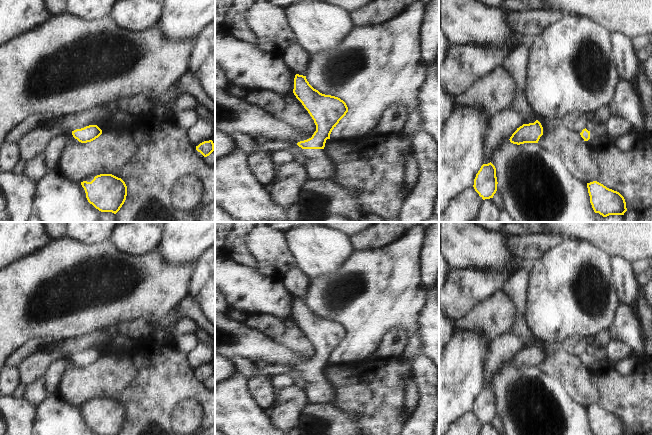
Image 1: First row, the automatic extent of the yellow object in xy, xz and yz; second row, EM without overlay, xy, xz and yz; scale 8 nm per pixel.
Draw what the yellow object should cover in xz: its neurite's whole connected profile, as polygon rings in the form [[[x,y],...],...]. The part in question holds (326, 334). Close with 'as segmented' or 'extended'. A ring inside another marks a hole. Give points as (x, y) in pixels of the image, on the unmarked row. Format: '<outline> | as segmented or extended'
[[[295,299],[293,317],[316,349],[316,355],[311,362],[294,367],[302,372],[307,382],[304,389],[306,398],[310,403],[332,403],[336,393],[324,371],[332,354],[348,336],[348,331],[340,322],[314,313],[303,299]]] | extended

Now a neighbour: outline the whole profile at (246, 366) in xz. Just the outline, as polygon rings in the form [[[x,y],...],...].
[[[237,356],[234,357],[233,360],[237,365],[239,372],[244,375],[250,377],[256,373],[261,373],[261,370],[257,367],[256,363],[247,357]]]

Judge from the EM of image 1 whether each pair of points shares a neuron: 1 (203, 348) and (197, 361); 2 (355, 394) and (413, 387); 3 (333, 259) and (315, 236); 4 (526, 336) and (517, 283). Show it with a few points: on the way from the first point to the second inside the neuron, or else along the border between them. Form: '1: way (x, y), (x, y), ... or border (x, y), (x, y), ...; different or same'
1: way (203, 351), (199, 358); same
2: border (410, 365), (406, 407), (403, 411); different
3: way (327, 253), (316, 242); same
4: way (520, 323), (520, 301), (518, 296); same

